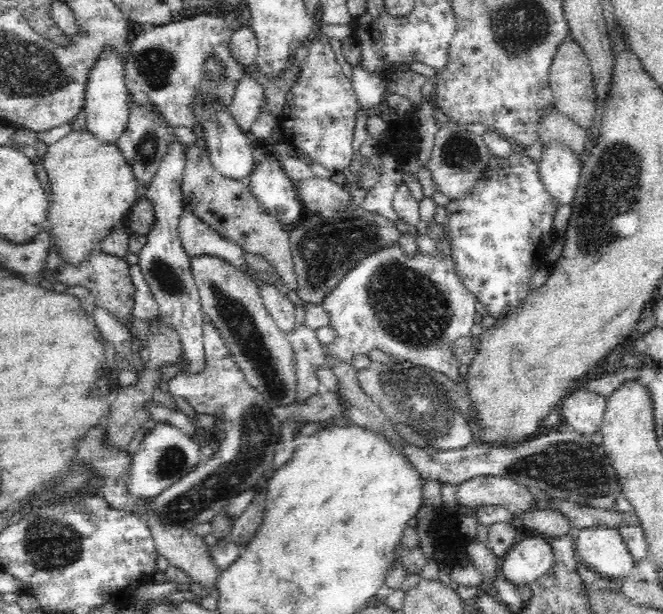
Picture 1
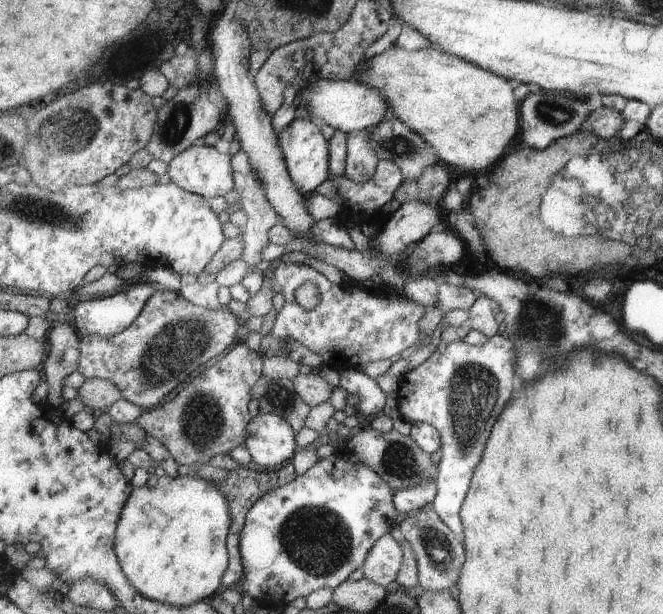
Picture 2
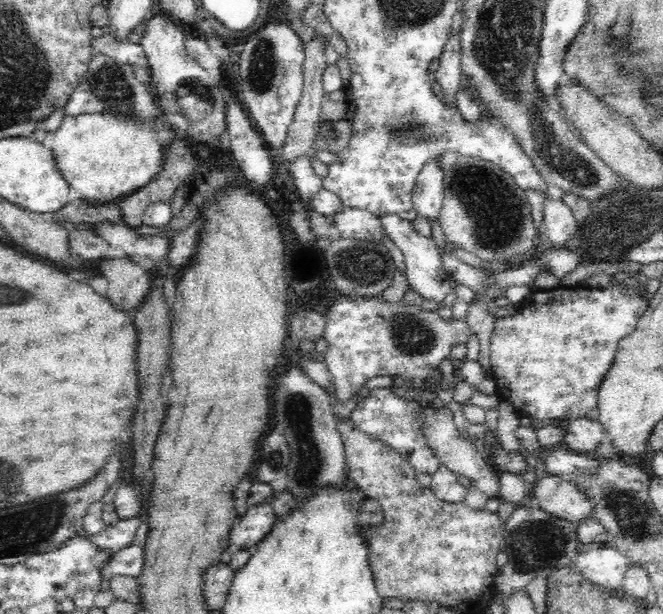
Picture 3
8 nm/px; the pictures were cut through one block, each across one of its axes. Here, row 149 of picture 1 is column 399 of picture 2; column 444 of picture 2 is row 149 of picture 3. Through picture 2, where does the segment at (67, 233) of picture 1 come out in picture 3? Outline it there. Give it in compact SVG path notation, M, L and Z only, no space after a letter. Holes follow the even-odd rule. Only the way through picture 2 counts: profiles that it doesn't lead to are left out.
M80 114L64 117L59 130L43 143L53 154L56 168L68 183L82 195L82 201L92 206L110 205L128 197L134 191L144 188L159 171L165 144L152 133L152 125L125 118L120 114Z

